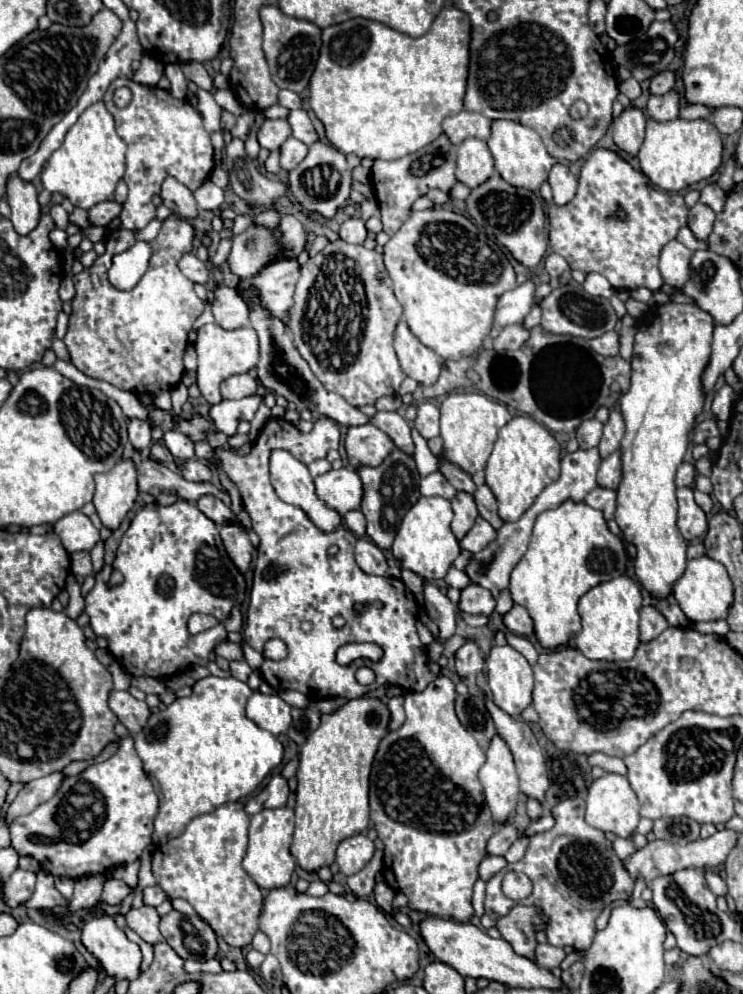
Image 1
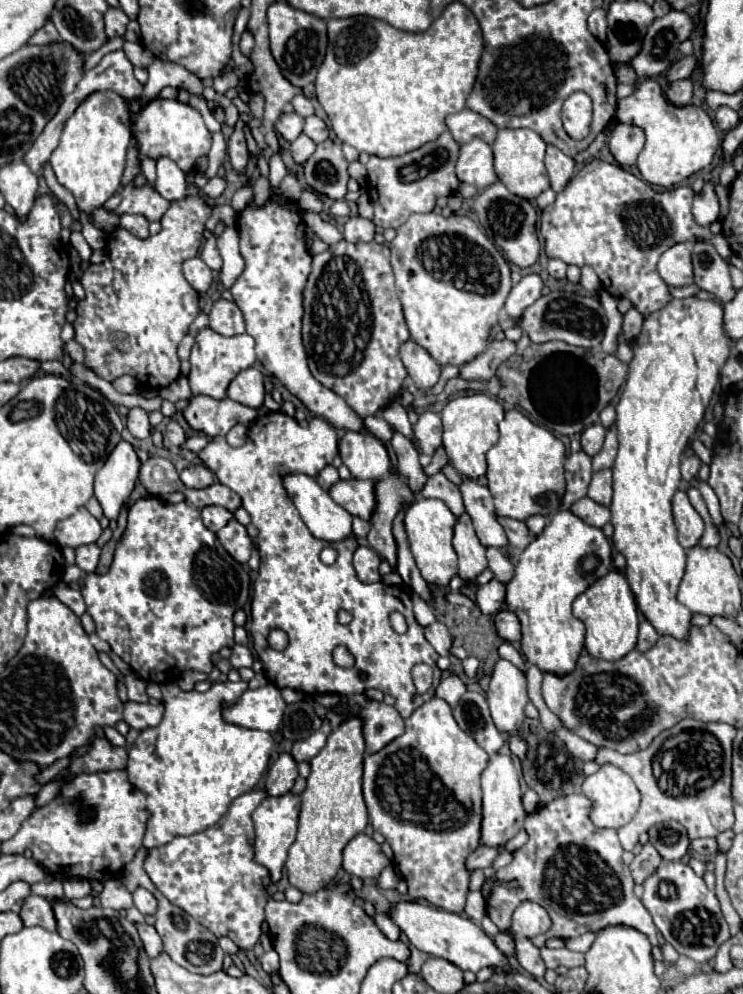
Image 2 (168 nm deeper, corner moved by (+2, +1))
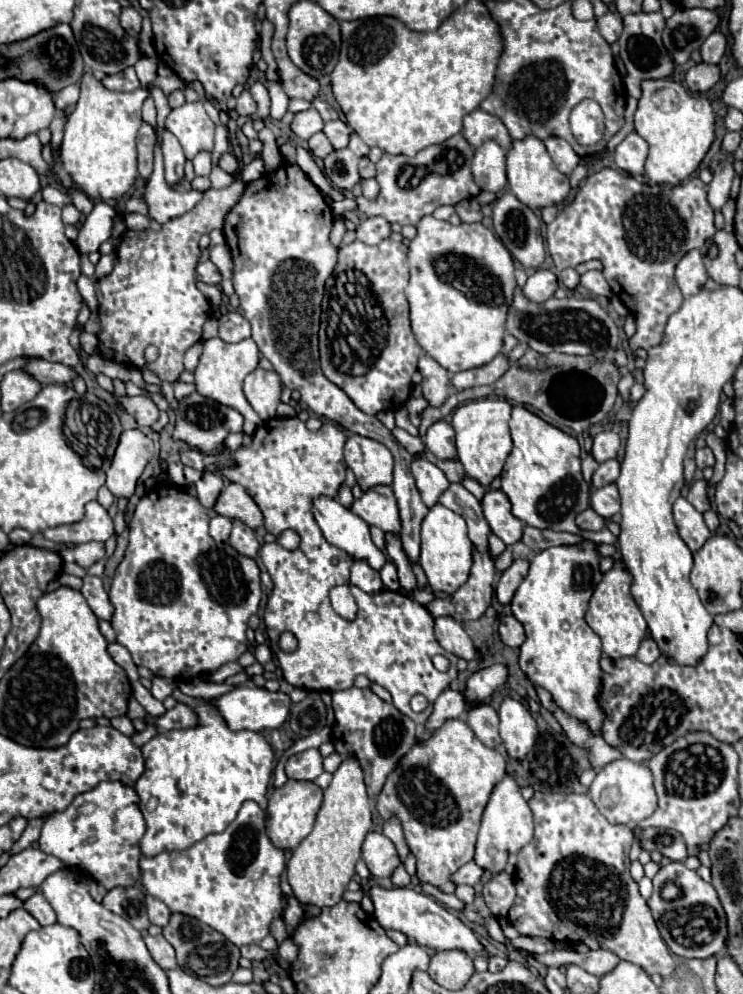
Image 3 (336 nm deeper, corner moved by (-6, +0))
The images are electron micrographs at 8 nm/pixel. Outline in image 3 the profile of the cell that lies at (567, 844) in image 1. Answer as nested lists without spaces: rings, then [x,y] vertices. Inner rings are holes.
[[[534,793],[528,805],[534,813],[534,837],[518,853],[518,865],[514,873],[518,895],[508,913],[508,919],[518,933],[554,941],[578,939],[590,949],[606,947],[620,959],[644,965],[650,975],[672,975],[676,969],[676,959],[660,937],[652,911],[638,891],[638,883],[630,877],[630,845],[634,841],[632,829],[628,825],[610,825],[588,795]]]

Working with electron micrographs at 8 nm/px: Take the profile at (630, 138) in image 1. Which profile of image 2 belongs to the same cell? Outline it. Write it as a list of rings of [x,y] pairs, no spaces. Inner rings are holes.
[[[618,124],[608,140],[608,148],[620,166],[636,166],[636,158],[644,148],[644,132],[636,126]]]

